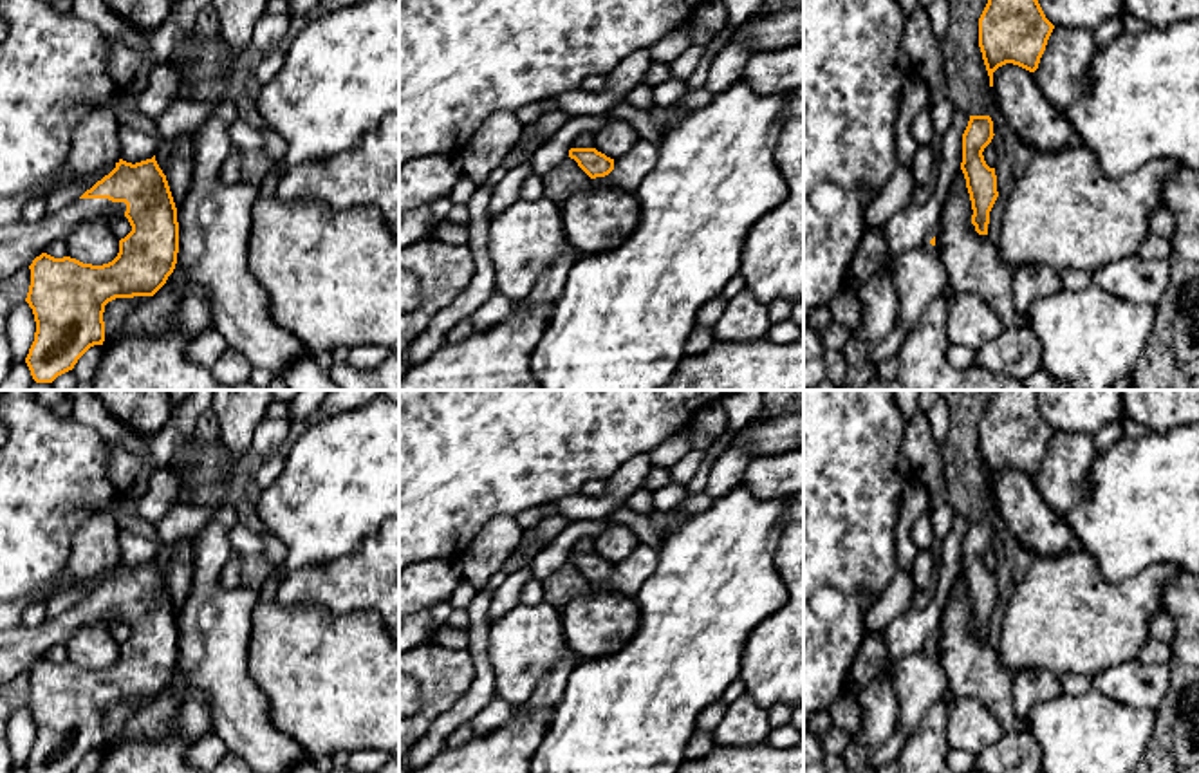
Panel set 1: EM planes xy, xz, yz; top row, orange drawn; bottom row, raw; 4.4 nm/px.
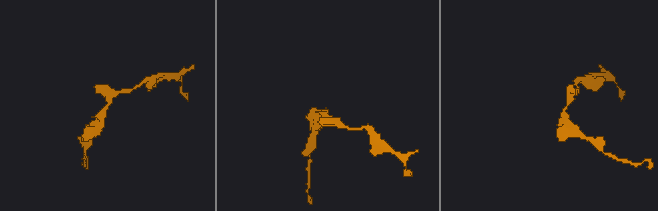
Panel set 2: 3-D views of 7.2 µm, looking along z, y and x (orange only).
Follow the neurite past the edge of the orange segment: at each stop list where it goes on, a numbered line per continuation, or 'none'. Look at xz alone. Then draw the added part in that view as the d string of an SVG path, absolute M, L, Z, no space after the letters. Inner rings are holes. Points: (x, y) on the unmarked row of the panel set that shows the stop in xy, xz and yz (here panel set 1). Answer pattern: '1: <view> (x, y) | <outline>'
none

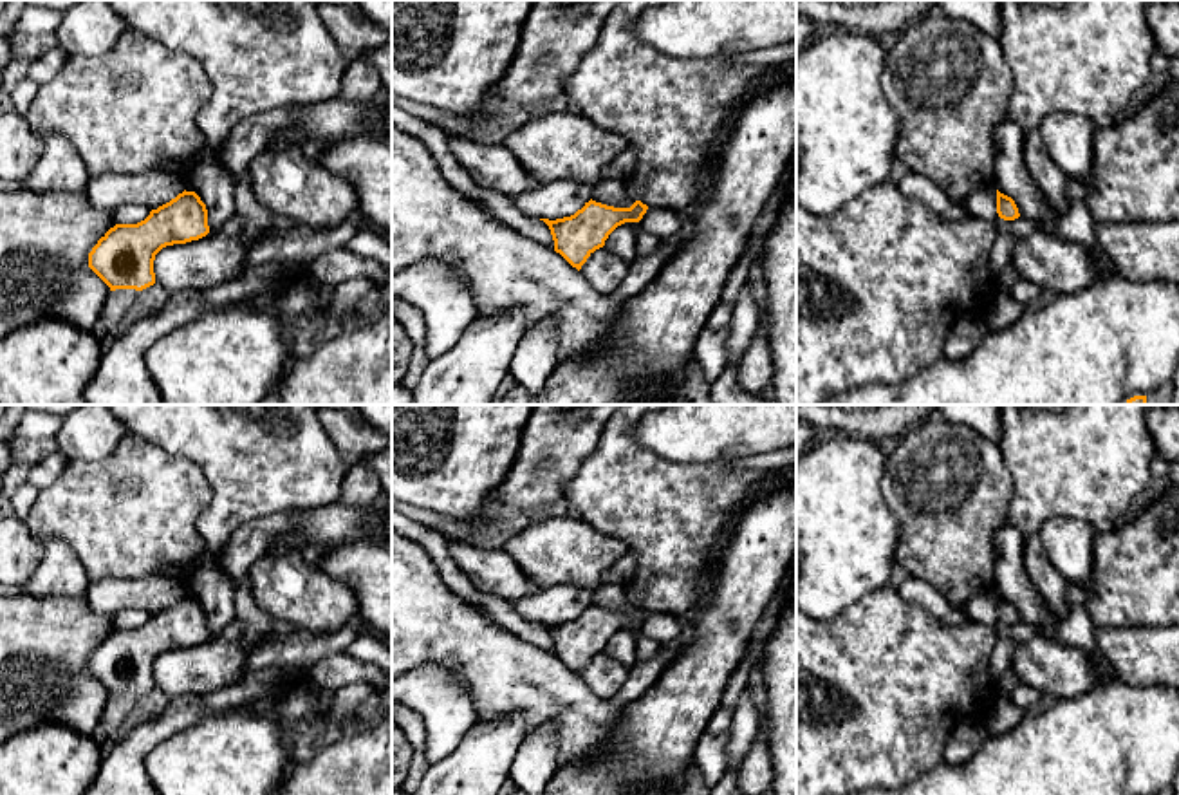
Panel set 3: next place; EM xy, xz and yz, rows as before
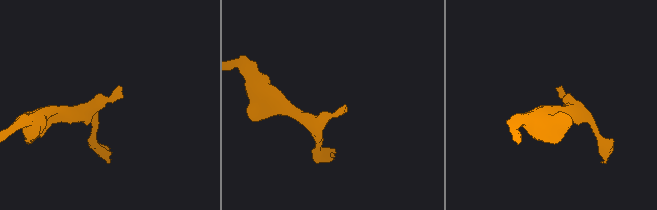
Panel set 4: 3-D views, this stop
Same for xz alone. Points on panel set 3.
none

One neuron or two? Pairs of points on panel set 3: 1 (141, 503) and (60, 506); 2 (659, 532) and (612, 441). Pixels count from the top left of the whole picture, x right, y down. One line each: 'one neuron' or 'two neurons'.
1: one neuron
2: one neuron

